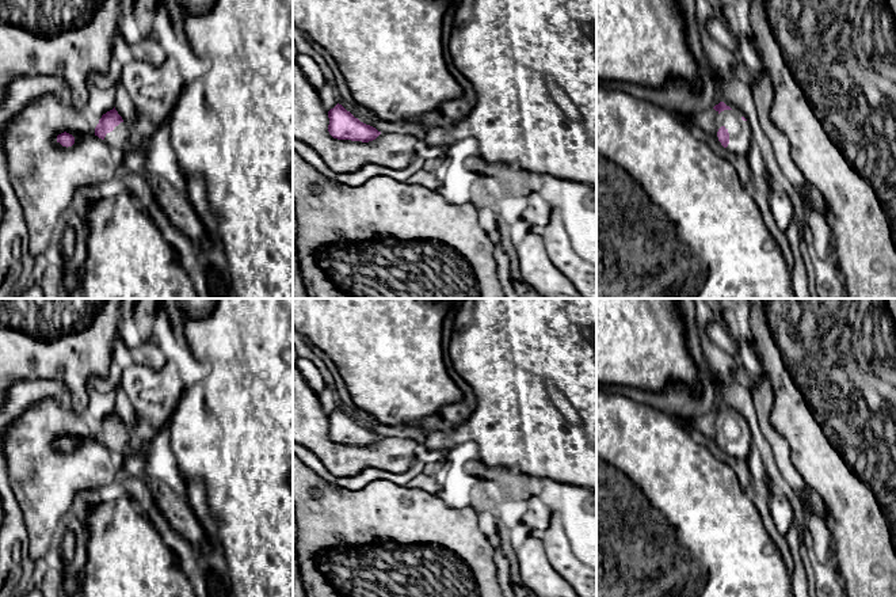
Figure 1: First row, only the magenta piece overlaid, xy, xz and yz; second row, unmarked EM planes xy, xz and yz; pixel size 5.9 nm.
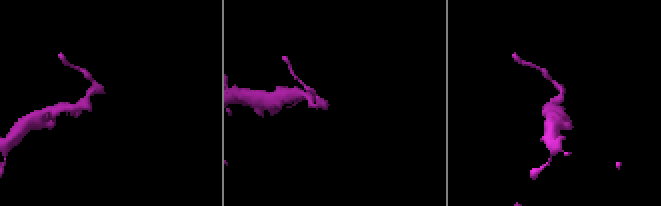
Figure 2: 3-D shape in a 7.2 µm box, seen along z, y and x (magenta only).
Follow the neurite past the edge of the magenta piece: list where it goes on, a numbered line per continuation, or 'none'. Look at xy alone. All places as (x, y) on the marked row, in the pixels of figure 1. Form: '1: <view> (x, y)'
1: xy (126, 139)

